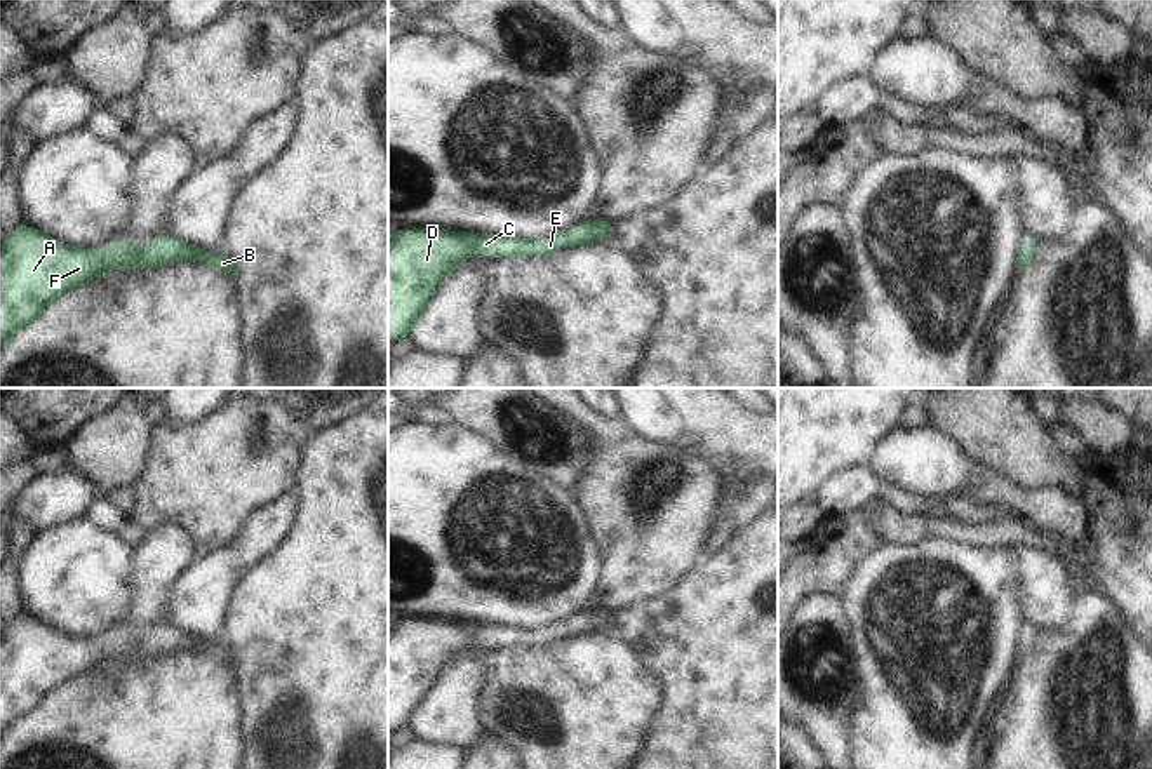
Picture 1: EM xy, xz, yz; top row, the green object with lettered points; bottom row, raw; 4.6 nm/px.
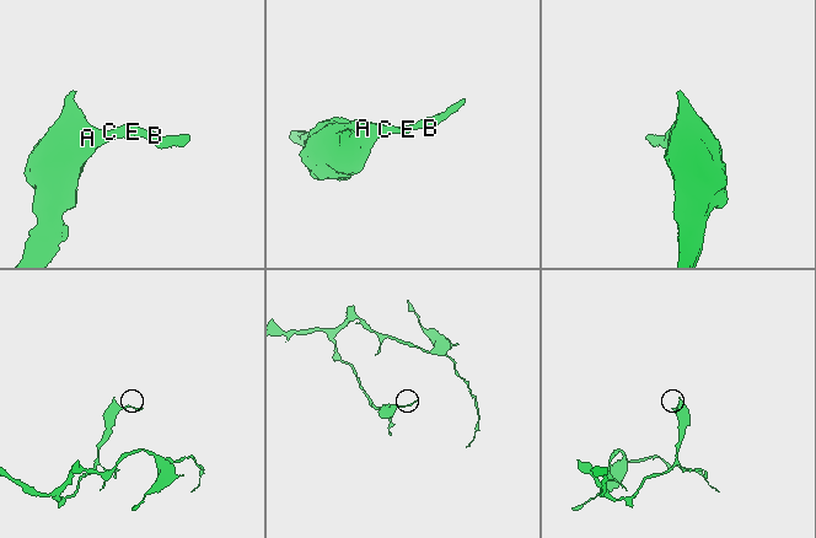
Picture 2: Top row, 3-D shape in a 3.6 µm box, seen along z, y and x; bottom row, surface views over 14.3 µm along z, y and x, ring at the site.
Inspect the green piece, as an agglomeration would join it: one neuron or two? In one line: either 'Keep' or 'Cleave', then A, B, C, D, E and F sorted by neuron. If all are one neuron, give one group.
Keep. Groups: A B C D E F.

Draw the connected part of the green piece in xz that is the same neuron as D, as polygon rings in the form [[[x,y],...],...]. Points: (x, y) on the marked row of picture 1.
[[[592,217],[545,238],[473,235],[440,228],[400,228],[388,237],[388,346],[411,336],[447,275],[472,254],[492,259],[548,256],[616,235],[616,223]]]

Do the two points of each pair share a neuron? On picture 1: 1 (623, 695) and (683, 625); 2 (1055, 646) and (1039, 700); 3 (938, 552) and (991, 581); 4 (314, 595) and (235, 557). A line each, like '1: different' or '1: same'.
1: different
2: same
3: same
4: different

